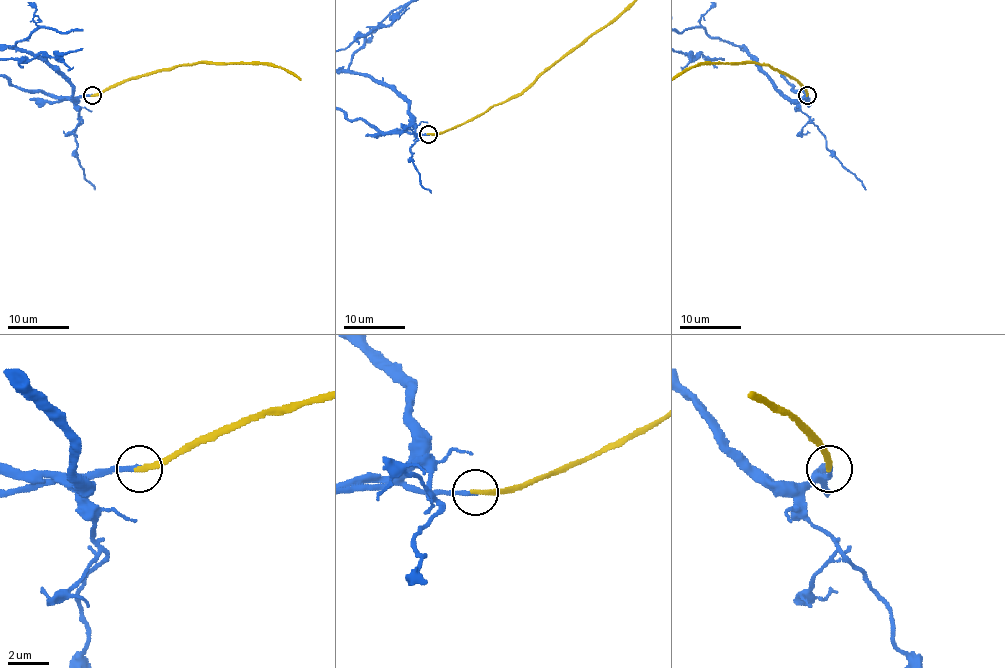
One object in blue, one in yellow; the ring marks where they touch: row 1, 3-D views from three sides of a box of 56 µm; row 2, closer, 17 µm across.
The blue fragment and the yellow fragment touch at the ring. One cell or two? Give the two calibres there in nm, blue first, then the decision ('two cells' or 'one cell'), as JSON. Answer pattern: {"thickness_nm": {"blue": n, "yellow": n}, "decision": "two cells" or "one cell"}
{"thickness_nm": {"blue": 240, "yellow": 240}, "decision": "one cell"}

